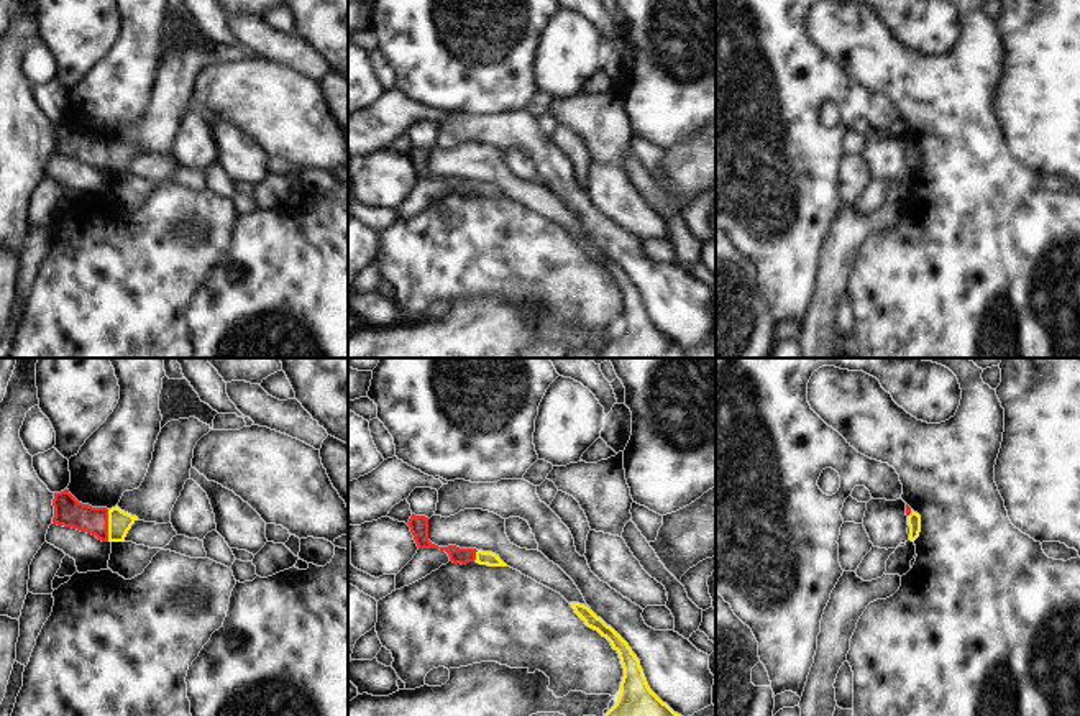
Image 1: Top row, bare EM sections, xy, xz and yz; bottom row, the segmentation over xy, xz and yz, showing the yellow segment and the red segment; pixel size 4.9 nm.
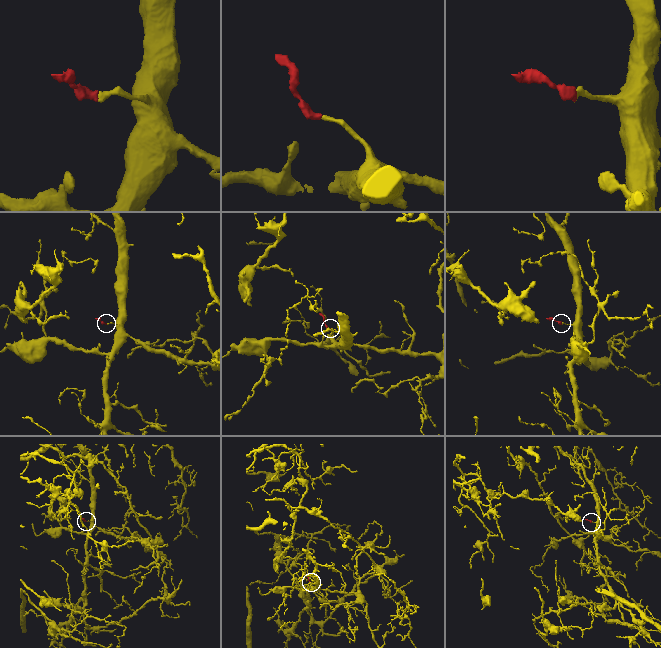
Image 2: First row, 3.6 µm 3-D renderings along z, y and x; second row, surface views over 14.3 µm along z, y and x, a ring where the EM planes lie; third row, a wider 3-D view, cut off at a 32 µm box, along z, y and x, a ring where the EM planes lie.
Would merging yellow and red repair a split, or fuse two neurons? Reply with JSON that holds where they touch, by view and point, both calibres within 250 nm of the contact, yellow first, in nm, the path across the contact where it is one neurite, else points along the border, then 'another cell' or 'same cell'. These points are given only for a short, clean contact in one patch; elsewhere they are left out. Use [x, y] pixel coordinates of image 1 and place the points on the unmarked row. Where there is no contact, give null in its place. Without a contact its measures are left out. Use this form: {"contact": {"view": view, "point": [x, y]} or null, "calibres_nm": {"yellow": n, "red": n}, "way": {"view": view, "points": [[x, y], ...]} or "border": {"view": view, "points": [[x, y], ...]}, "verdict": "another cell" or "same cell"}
{"contact": {"view": "xy", "point": [109, 158]}, "calibres_nm": {"yellow": 110, "red": 140}, "verdict": "same cell"}

